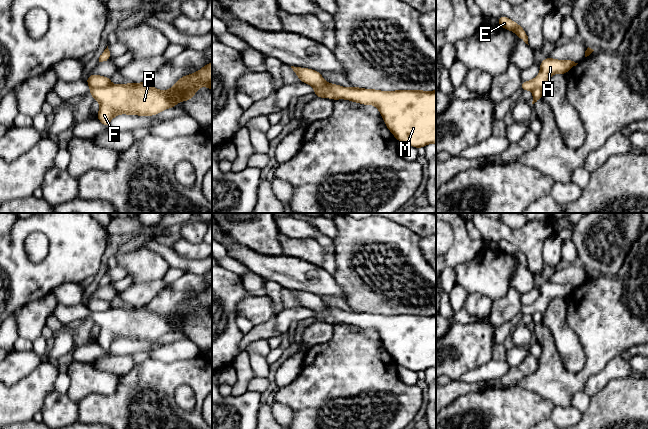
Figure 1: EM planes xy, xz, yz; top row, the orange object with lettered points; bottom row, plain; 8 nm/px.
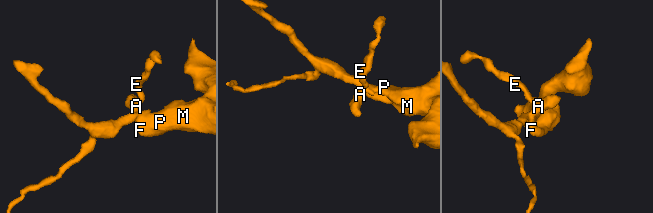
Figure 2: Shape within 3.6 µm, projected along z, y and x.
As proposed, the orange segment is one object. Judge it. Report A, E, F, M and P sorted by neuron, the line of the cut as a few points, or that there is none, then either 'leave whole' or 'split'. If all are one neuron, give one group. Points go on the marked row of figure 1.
A E / F M P | xy (111, 84), (105, 87), (90, 89) | split

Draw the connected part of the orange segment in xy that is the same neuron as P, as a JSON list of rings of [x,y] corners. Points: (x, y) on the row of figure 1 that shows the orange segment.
[[[212,61],[193,74],[182,76],[169,90],[158,90],[144,81],[90,89],[89,93],[93,96],[94,101],[100,104],[97,119],[107,128],[110,121],[120,114],[146,117],[174,108],[178,102],[189,101],[201,86],[212,90]]]

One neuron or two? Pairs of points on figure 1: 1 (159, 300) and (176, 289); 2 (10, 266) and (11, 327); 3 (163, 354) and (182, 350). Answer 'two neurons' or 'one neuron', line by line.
1: one neuron
2: two neurons
3: one neuron

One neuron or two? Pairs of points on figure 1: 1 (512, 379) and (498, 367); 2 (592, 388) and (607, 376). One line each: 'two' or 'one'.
1: two
2: one

